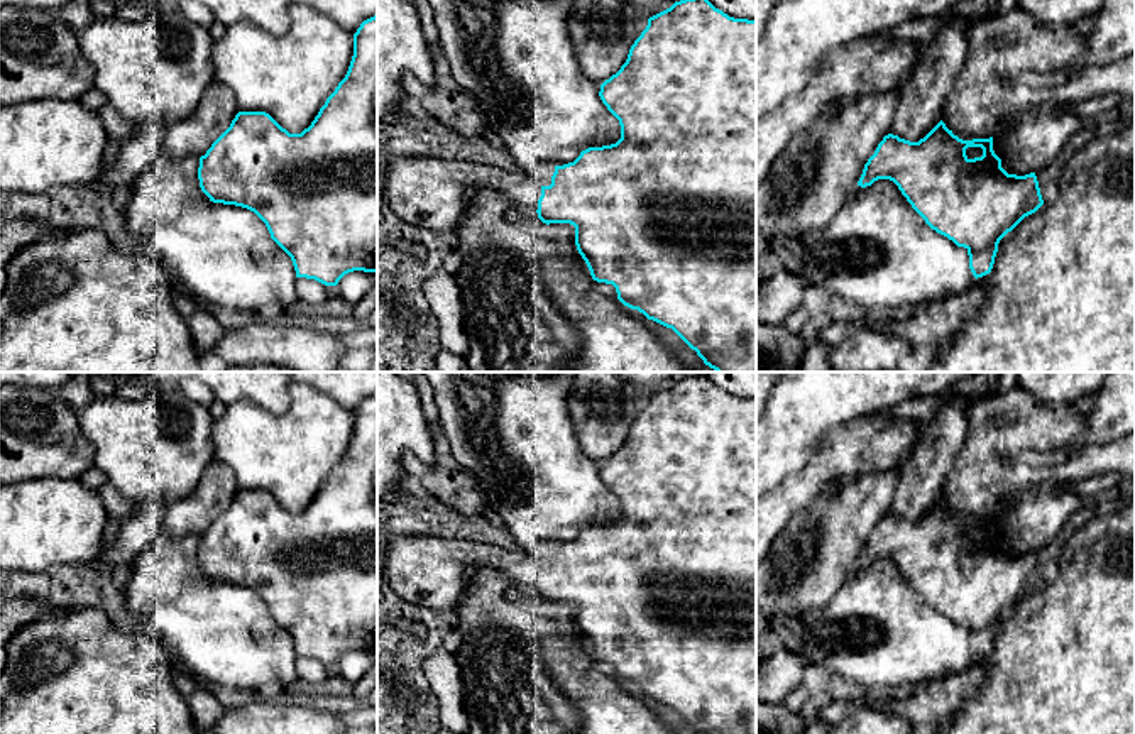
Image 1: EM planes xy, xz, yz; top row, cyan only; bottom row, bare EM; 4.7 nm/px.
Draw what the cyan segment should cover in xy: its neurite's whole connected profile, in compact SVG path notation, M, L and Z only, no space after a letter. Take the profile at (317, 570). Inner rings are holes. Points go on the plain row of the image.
M377 394L354 413L348 450L308 507L289 512L266 490L239 490L200 536L198 558L210 580L254 590L291 636L296 656L337 665L348 651L377 651Z

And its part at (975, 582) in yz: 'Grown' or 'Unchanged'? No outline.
Unchanged

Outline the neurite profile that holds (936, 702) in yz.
M976 660L964 673L917 685L907 698L861 700L859 704L888 710L907 720L912 727L932 724L939 729L959 712L964 700L983 685L984 678L984 666Z

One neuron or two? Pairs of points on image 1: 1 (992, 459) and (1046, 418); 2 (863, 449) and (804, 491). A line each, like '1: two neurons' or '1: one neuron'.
1: one neuron
2: one neuron

